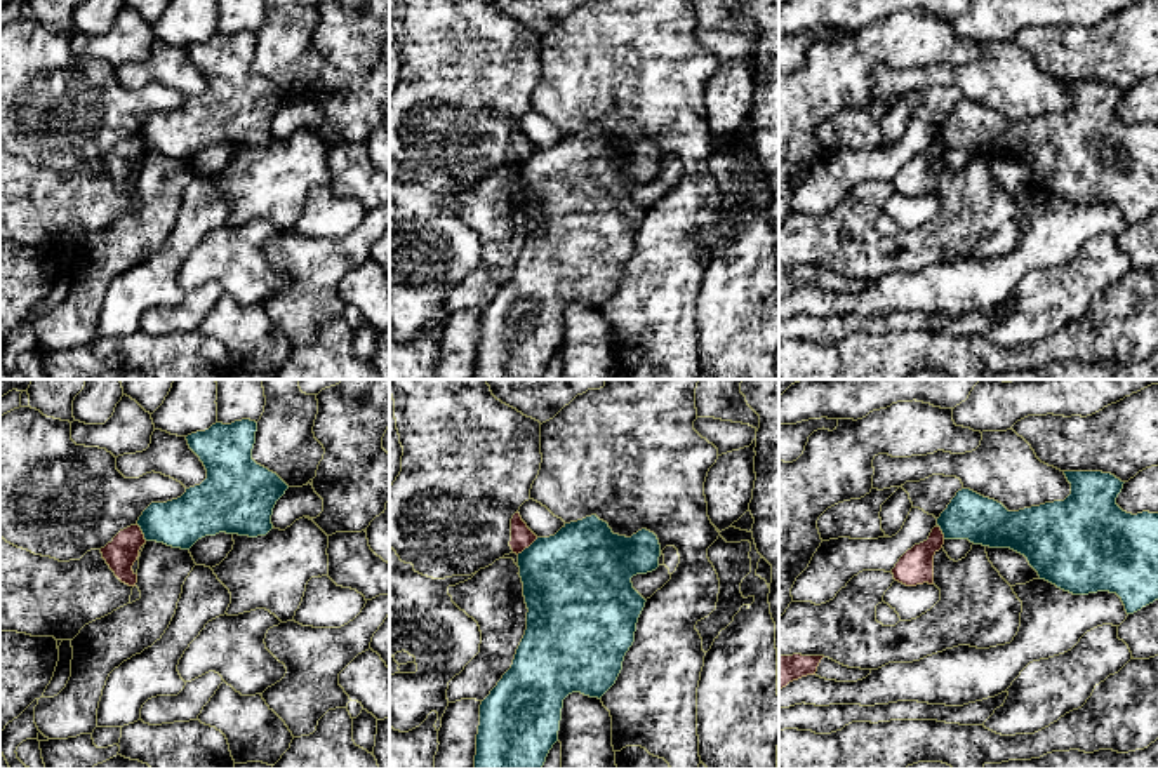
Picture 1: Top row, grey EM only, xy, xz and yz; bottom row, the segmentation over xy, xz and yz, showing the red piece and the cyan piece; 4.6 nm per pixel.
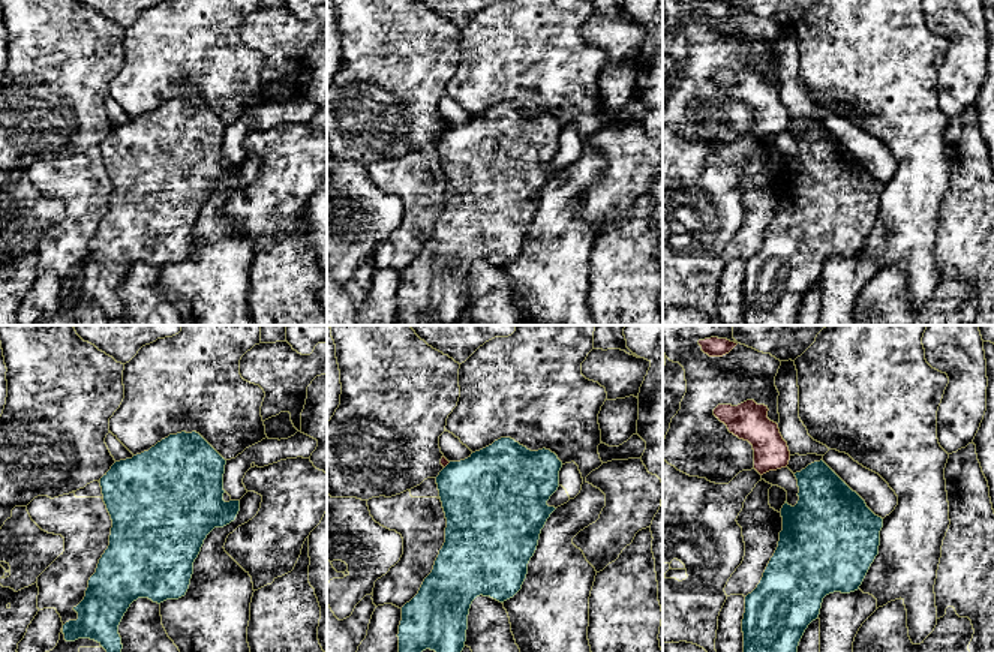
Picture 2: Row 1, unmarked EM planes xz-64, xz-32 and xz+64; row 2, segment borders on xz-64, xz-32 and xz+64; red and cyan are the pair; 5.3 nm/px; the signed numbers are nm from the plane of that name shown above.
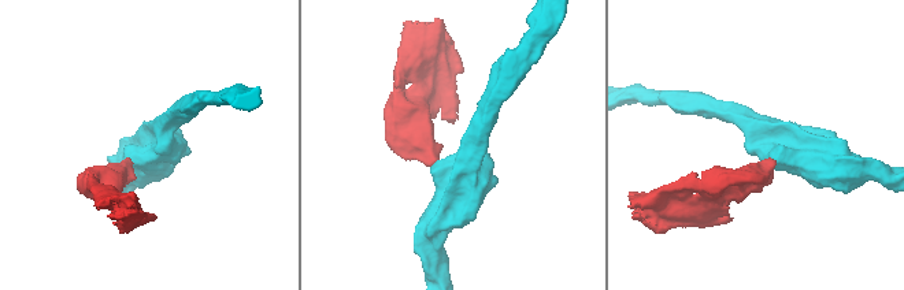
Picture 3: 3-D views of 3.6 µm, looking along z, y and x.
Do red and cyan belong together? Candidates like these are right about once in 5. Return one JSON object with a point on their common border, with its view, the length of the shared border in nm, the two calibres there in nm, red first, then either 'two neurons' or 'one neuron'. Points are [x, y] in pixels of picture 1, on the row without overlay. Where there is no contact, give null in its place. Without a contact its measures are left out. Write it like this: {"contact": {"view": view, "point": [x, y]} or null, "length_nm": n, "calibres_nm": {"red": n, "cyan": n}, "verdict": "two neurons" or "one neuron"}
{"contact": {"view": "xz", "point": [527, 157]}, "length_nm": 130, "calibres_nm": {"red": 100, "cyan": 440}, "verdict": "two neurons"}

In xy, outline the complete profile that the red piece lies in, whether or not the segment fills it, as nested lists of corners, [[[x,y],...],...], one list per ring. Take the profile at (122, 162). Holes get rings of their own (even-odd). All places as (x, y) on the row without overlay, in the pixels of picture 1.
[[[136,134],[120,141],[111,153],[101,158],[103,169],[110,179],[129,197],[136,197],[137,193],[137,184],[132,181],[132,176],[137,171],[139,160],[144,153],[144,144]]]

